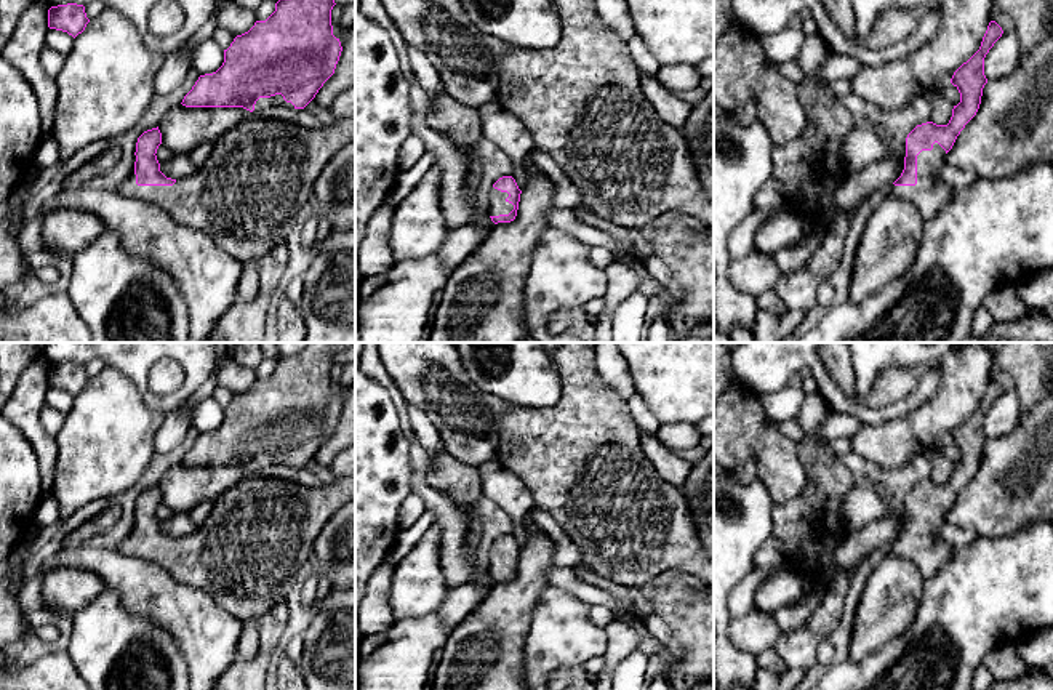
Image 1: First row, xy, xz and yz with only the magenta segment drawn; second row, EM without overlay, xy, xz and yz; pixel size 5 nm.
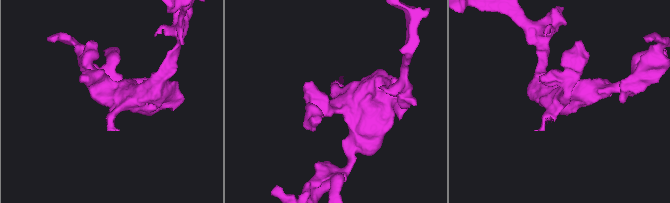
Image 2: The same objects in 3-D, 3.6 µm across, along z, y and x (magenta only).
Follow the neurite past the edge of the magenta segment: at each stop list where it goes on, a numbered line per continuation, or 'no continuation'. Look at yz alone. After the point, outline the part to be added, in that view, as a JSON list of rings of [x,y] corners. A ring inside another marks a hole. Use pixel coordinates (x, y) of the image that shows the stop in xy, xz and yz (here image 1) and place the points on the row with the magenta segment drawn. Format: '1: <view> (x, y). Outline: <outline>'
1: yz (930, 194). Outline: [[[935,142],[931,150],[917,155],[917,184],[891,186],[888,197],[915,205],[923,221],[930,221],[944,208],[954,189],[941,179],[941,168],[947,163],[946,150]]]

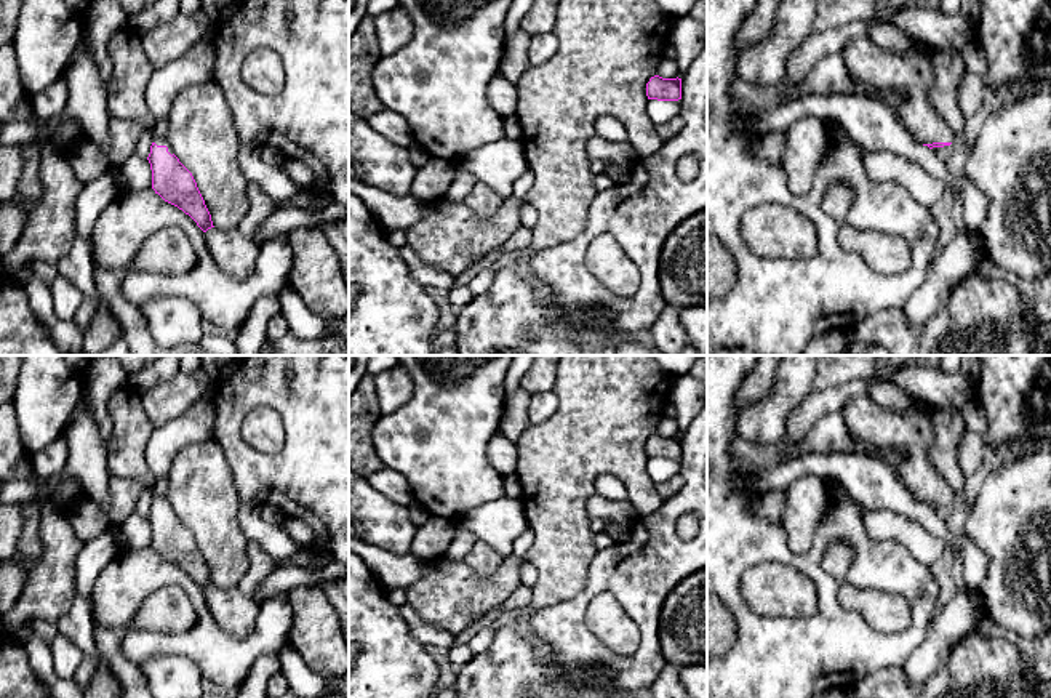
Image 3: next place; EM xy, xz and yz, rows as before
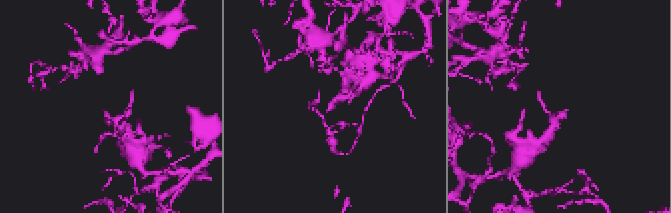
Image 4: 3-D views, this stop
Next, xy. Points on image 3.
1: xy (131, 69). Outline: [[[123,26],[110,37],[109,58],[112,61],[107,99],[110,118],[141,122],[142,128],[152,133],[154,142],[166,146],[173,155],[168,139],[155,133],[157,120],[146,104],[146,88],[155,67],[142,50],[141,35]]]

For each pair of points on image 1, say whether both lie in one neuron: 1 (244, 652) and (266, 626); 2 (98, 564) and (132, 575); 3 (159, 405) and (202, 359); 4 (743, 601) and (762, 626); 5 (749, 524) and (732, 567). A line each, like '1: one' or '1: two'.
1: two
2: one
3: one
4: two
5: one

